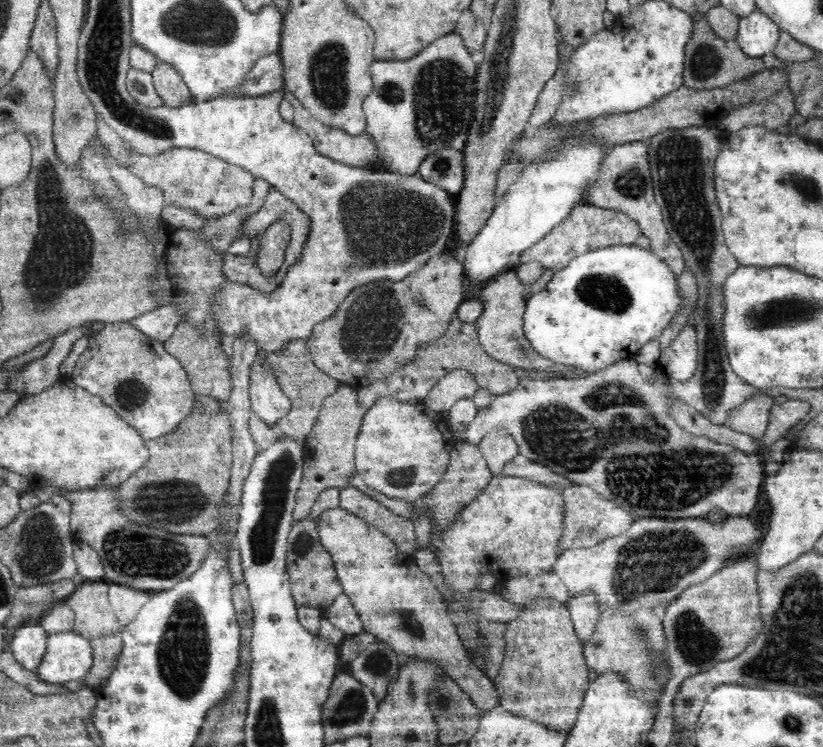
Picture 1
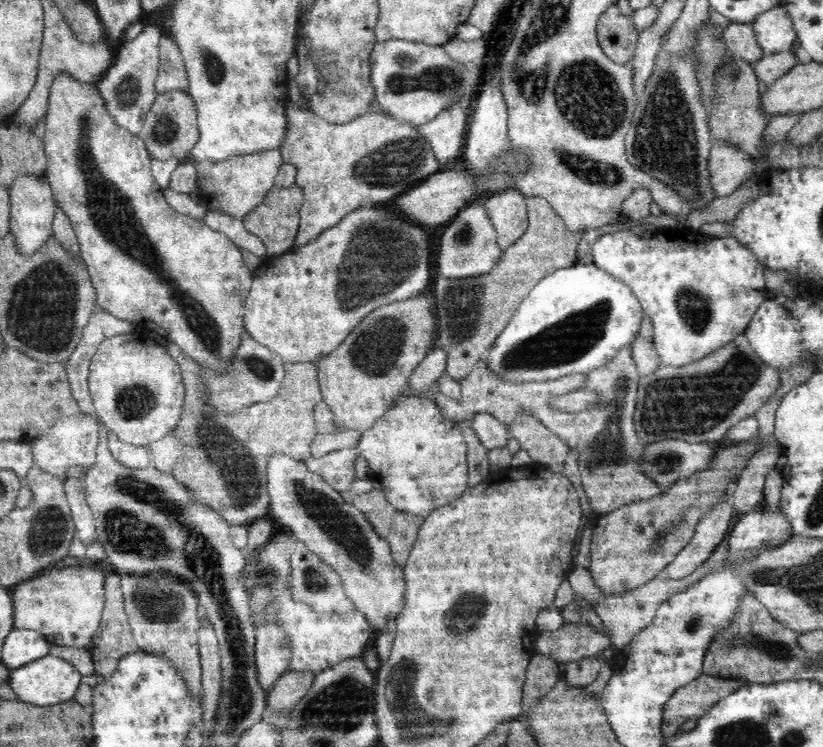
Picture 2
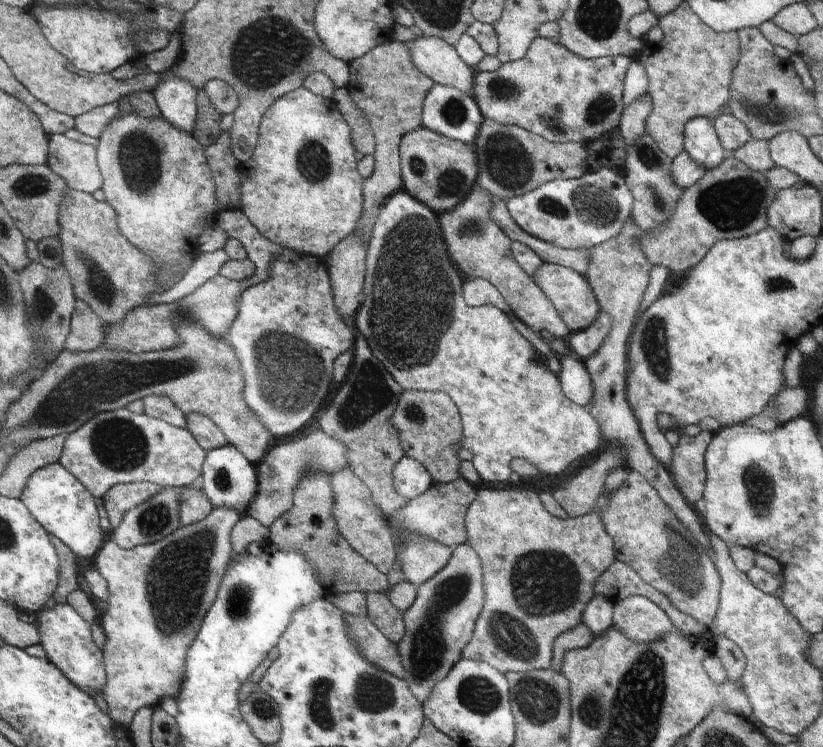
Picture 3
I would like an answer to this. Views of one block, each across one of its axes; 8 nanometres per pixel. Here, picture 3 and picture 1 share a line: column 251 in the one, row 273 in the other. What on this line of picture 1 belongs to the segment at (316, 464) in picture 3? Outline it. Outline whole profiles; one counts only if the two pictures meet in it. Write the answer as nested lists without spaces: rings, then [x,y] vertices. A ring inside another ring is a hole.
[[[517,268],[509,269],[499,276],[490,278],[488,282],[484,282],[469,297],[472,300],[480,300],[484,308],[483,313],[474,323],[482,348],[496,361],[505,365],[512,365],[514,368],[529,371],[535,369],[536,372],[548,372],[548,374],[558,372],[563,377],[566,372],[572,372],[572,370],[582,372],[583,370],[578,367],[569,367],[546,359],[546,357],[536,352],[536,349],[532,347],[532,343],[526,338],[523,329],[526,300],[523,300],[522,297],[522,290],[525,285],[518,277]]]

